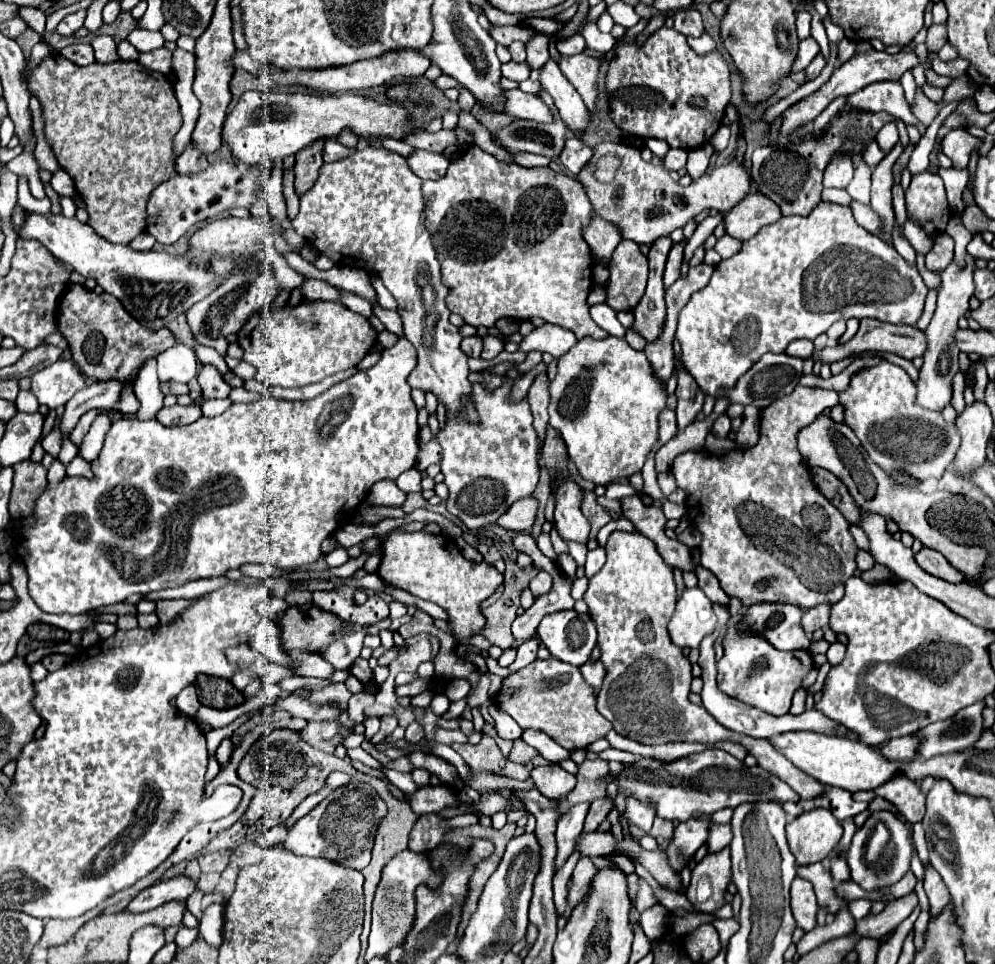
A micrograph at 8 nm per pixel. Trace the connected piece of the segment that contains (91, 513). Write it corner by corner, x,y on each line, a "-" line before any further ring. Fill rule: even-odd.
399,338
393,348
383,350
383,358
369,370
359,370
349,380
343,380
331,386
327,392
319,394
313,400
305,402
287,402
275,398
263,398
251,404
231,404
221,416
205,418
201,416
193,424
187,426
163,426
157,420
117,420
111,424
103,450
91,462
91,478
85,476
65,476
57,484
47,484
43,494
35,500
35,508
31,512
33,524
21,524
15,534
15,542
27,550
23,556
23,564
29,574
29,596
43,612
51,614
81,614
85,610
95,610
101,606
109,606
115,602
125,602
131,594
149,594
163,588
177,588
189,580
223,576
231,568
239,568
247,562
269,564
281,570
293,570
307,564
317,562
323,552
321,544
327,536
331,536
339,526
351,520
351,512
365,500
369,488
385,478
397,480
397,476
409,470
419,454
419,424
417,424
417,408
411,398
411,388
407,384
407,376
417,366
417,350
407,338
-
141,512
141,522
125,524
127,514

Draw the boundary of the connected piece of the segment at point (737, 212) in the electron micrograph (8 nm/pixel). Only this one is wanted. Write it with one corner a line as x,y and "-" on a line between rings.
749,192
733,210
725,216
725,228
727,234
731,234
737,240
749,240
755,236
763,226
775,224
781,218
779,206
765,198
759,192

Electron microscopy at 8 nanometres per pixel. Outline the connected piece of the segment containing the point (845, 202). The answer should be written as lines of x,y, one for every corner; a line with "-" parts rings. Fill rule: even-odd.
823,190
821,200
825,200
825,202
835,202
835,204
841,204
843,206
849,206
849,204
853,202
853,198
849,196
847,190

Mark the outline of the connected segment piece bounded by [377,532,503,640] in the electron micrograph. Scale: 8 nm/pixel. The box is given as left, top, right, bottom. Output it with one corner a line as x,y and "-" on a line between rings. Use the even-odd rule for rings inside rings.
391,532
377,572
389,586
407,590
413,596
431,600
447,610
449,630
457,640
467,640
483,630
485,616
481,614
481,602
489,598
503,582
503,574
495,566
487,564
485,560
477,564
463,558
453,538
423,532

